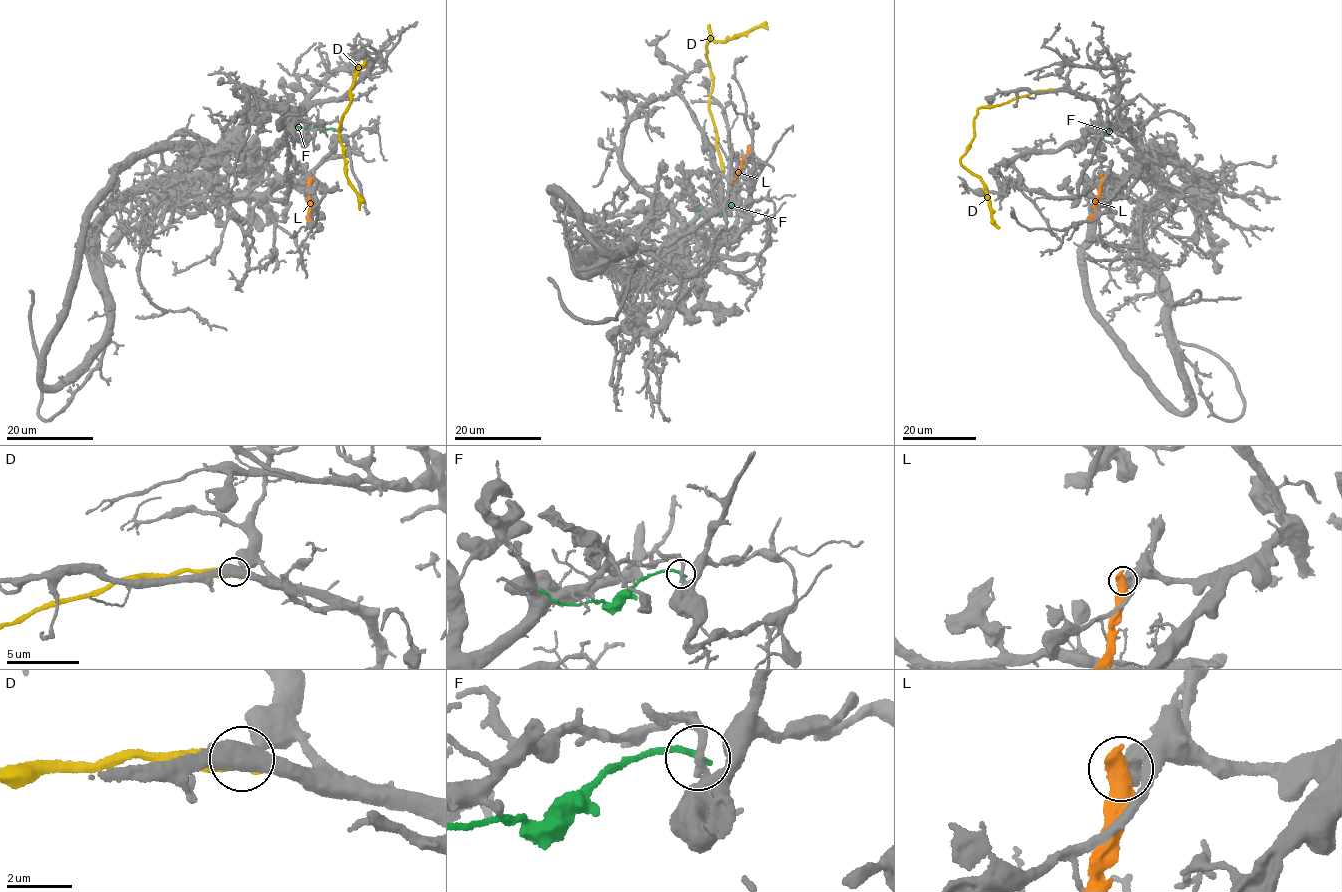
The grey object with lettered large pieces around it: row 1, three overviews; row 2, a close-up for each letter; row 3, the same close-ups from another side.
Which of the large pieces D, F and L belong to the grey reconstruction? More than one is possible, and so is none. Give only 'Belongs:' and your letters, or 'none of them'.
Belongs: none of them

